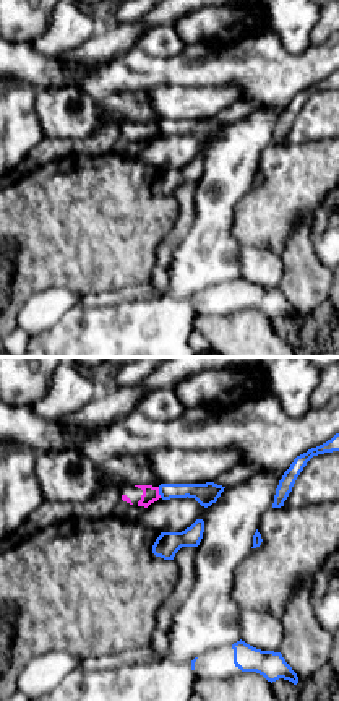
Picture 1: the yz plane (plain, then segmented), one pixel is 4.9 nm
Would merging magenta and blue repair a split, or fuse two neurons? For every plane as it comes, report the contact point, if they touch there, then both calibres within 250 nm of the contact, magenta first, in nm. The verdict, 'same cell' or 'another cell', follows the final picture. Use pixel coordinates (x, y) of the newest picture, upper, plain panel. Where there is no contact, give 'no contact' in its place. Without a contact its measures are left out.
(158, 129) | 80/110 nm

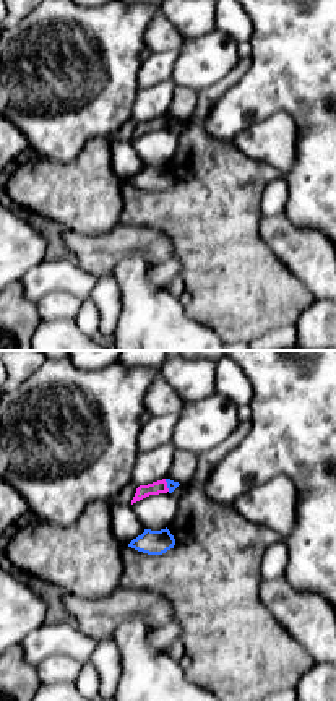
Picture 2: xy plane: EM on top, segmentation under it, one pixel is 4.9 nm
(166, 122) | 70/50 nm

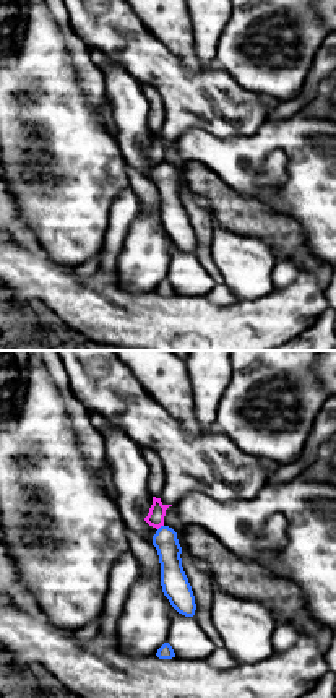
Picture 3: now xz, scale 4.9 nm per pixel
(159, 163) | 90/120 nm

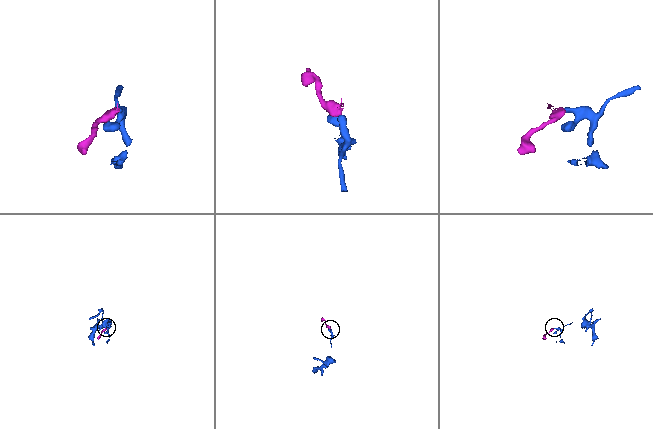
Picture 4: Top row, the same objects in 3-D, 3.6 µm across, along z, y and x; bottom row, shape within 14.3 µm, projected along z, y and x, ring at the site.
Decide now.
another cell

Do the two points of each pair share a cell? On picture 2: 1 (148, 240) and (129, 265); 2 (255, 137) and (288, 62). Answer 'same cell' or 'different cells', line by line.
1: different cells
2: different cells

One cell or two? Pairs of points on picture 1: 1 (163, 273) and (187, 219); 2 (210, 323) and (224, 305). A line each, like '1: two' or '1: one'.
1: one
2: two

